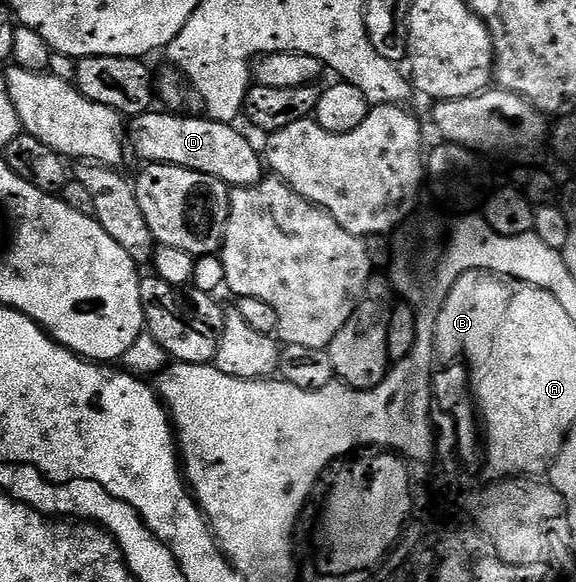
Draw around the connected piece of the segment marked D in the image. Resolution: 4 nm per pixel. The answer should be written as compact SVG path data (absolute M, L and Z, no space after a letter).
M177 110L157 111L140 112L128 121L127 144L138 156L138 161L183 166L203 173L210 181L222 180L228 186L244 186L262 179L263 161L253 149L250 137L224 124L221 121L224 119L210 118L205 114L180 116L182 113Z

